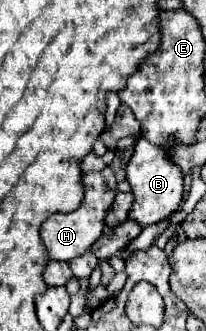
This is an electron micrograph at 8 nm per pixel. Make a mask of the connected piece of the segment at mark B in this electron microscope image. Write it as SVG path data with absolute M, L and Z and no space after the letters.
M144 135L138 137L134 155L126 169L126 179L132 185L134 193L134 203L128 217L140 225L158 223L180 207L180 201L184 197L184 173L180 165L172 161L172 145L176 145L176 139L168 139L164 145L152 145Z

